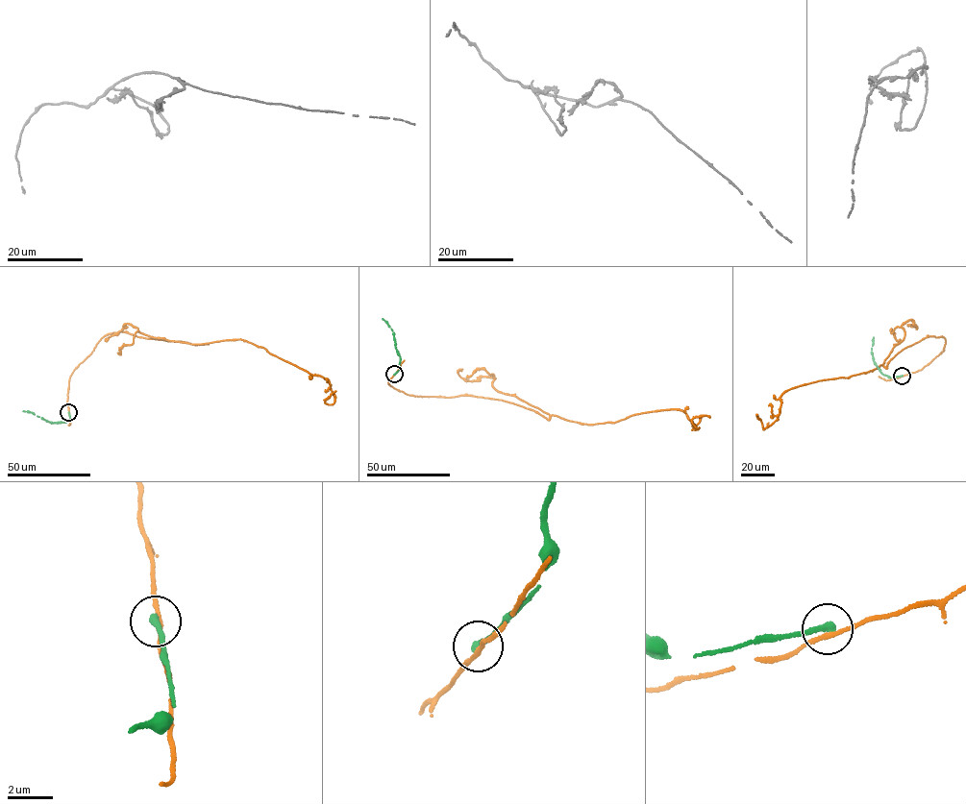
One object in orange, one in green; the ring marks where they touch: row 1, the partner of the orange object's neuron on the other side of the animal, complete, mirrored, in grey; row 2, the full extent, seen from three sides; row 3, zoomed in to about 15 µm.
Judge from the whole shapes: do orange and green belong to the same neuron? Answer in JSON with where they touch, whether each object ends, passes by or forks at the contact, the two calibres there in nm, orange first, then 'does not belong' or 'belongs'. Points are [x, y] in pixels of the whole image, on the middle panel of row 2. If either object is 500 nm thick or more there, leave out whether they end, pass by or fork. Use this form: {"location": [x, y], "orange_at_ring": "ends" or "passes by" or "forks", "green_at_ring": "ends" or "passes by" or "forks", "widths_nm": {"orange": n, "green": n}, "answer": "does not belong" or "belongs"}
{"location": [394, 374], "orange_at_ring": "passes by", "green_at_ring": "ends", "widths_nm": {"orange": 190, "green": 360}, "answer": "does not belong"}

